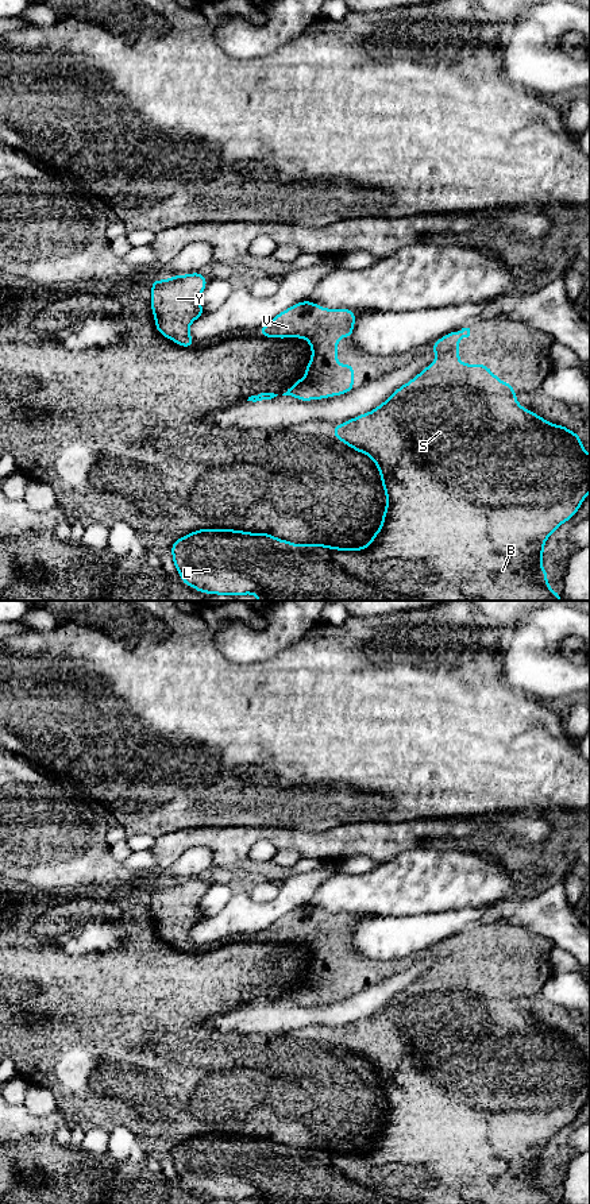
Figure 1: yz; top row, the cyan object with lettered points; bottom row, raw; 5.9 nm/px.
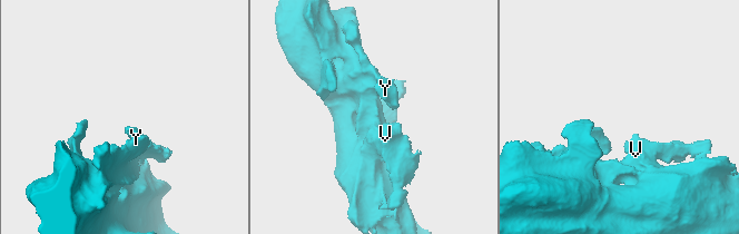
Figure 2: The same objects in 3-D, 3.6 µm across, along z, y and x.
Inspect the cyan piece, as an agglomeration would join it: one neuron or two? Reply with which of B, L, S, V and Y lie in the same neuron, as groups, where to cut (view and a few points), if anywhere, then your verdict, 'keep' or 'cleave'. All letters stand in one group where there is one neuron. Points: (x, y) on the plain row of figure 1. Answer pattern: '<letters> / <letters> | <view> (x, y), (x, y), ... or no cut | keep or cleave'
B L S V Y | no cut | keep

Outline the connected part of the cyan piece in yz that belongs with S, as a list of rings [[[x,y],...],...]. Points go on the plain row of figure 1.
[[[462,933],[459,937],[450,937],[448,939],[432,948],[432,956],[436,958],[436,964],[432,969],[425,972],[420,979],[417,979],[412,985],[398,992],[383,1008],[378,1010],[374,1015],[360,1019],[355,1023],[347,1024],[343,1029],[332,1034],[333,1041],[351,1051],[352,1054],[366,1058],[370,1061],[378,1072],[381,1085],[383,1089],[383,1097],[387,1101],[386,1112],[383,1115],[383,1122],[379,1134],[373,1139],[373,1143],[363,1153],[339,1153],[324,1149],[302,1149],[297,1150],[286,1145],[281,1145],[269,1138],[250,1138],[244,1135],[234,1134],[200,1134],[190,1137],[189,1139],[176,1145],[171,1149],[173,1168],[180,1178],[181,1185],[196,1193],[203,1199],[216,1199],[216,1200],[246,1200],[254,1199],[258,1204],[562,1204],[559,1197],[552,1196],[548,1186],[548,1177],[541,1170],[541,1162],[544,1158],[544,1147],[547,1143],[566,1126],[571,1124],[578,1116],[579,1111],[583,1108],[586,1100],[590,1097],[590,1058],[582,1051],[579,1038],[571,1037],[564,1030],[555,1030],[545,1026],[543,1022],[522,1012],[517,1007],[517,1000],[514,999],[513,989],[510,987],[504,988],[497,980],[494,980],[487,969],[467,969],[459,966],[459,943],[468,942],[470,933]]]

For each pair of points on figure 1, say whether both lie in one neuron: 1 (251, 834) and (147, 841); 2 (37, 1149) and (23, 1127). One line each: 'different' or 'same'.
1: different
2: different

